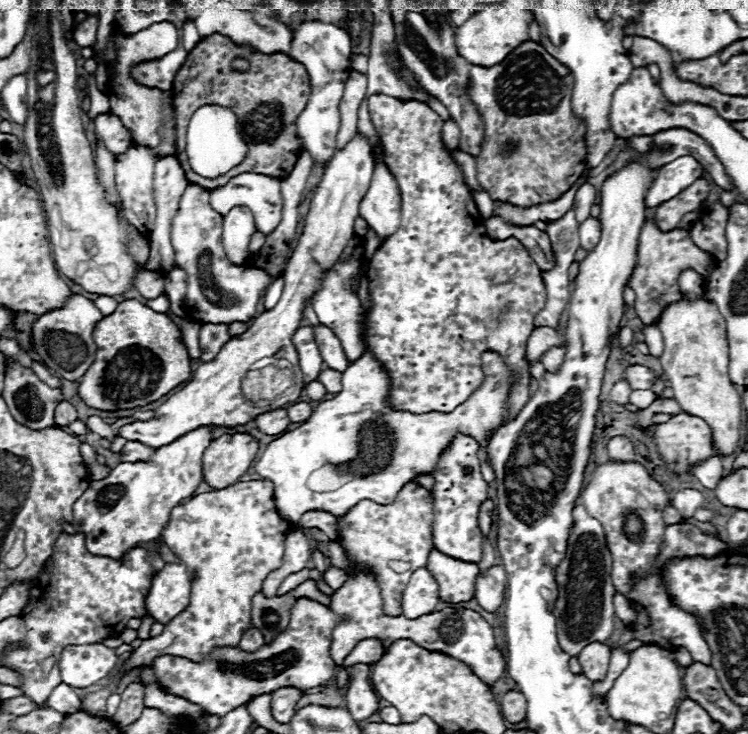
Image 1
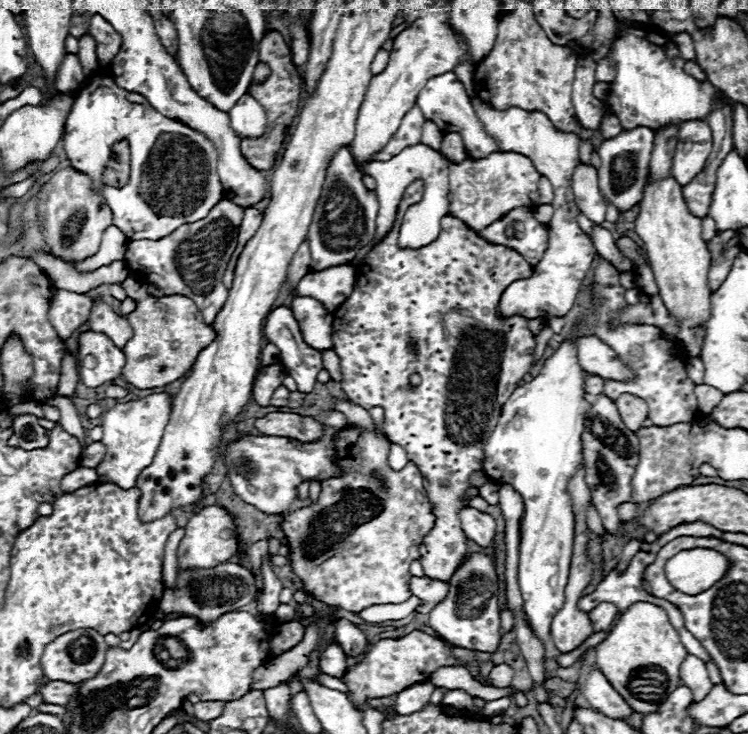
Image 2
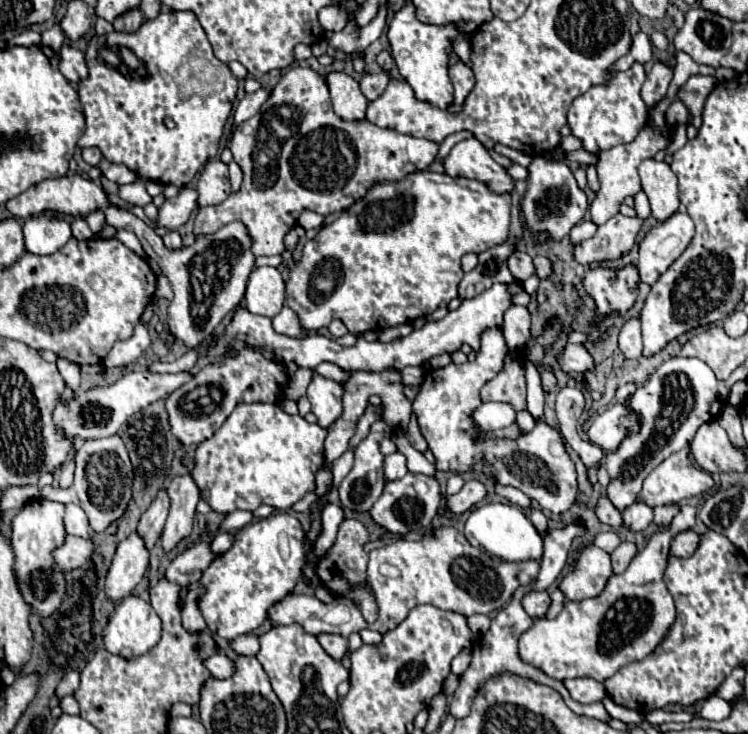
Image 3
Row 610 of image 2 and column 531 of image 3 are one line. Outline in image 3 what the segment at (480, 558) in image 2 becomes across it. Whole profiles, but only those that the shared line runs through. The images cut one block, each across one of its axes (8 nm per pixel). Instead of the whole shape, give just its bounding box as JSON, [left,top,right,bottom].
[414,328,578,514]

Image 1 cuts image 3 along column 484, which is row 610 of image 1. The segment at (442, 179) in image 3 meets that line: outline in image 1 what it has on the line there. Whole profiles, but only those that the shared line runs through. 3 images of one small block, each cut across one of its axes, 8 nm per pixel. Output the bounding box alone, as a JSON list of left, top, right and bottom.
[82,480,290,718]

